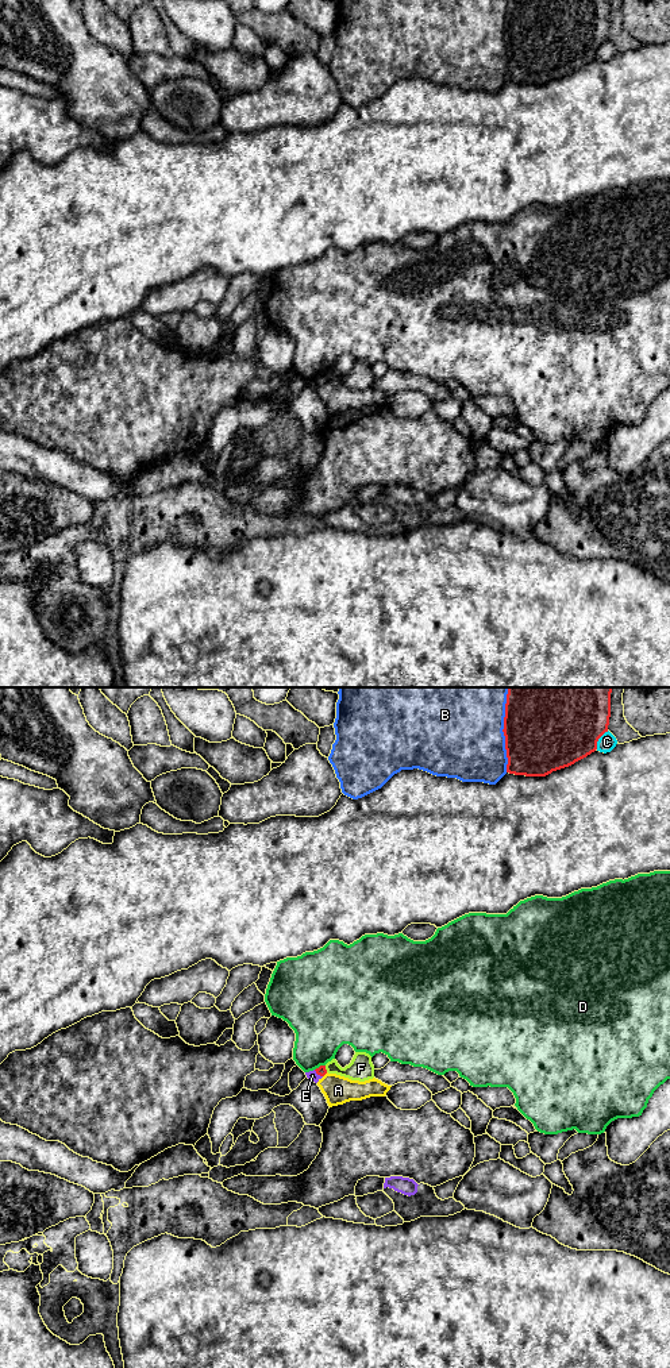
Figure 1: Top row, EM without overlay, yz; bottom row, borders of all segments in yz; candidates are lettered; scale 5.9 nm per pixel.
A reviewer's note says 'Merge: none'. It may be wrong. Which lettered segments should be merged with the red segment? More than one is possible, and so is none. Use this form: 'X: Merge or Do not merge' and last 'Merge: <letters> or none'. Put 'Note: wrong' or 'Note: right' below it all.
A: Do not merge
B: Do not merge
C: Do not merge
D: Do not merge
E: Do not merge
F: Do not merge
Merge: none
Note: right

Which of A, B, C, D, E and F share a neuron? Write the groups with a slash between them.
A E / B / C / D / F

